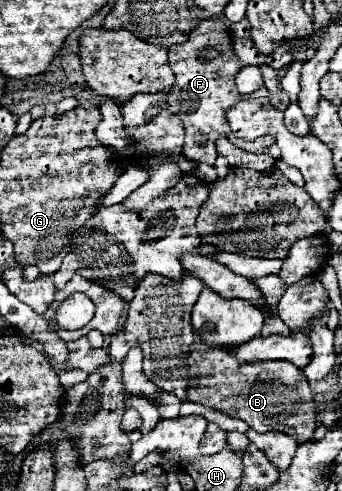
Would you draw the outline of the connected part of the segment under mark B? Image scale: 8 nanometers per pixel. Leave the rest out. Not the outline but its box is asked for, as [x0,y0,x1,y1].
[187,338,317,440]

